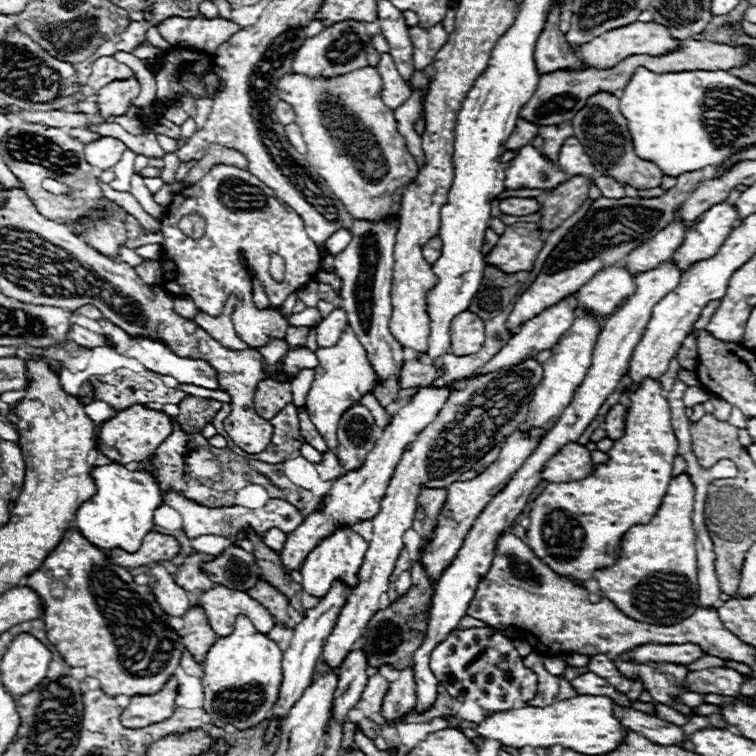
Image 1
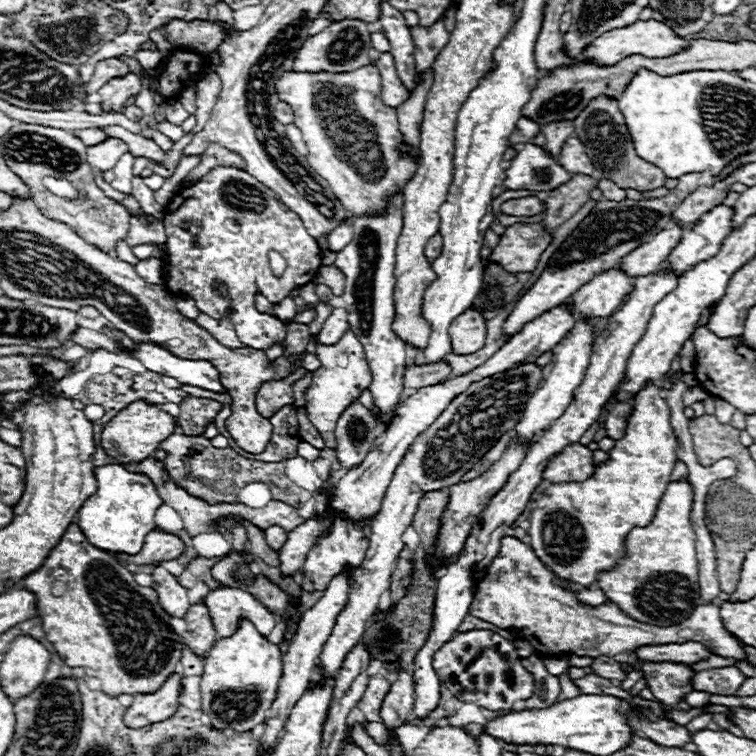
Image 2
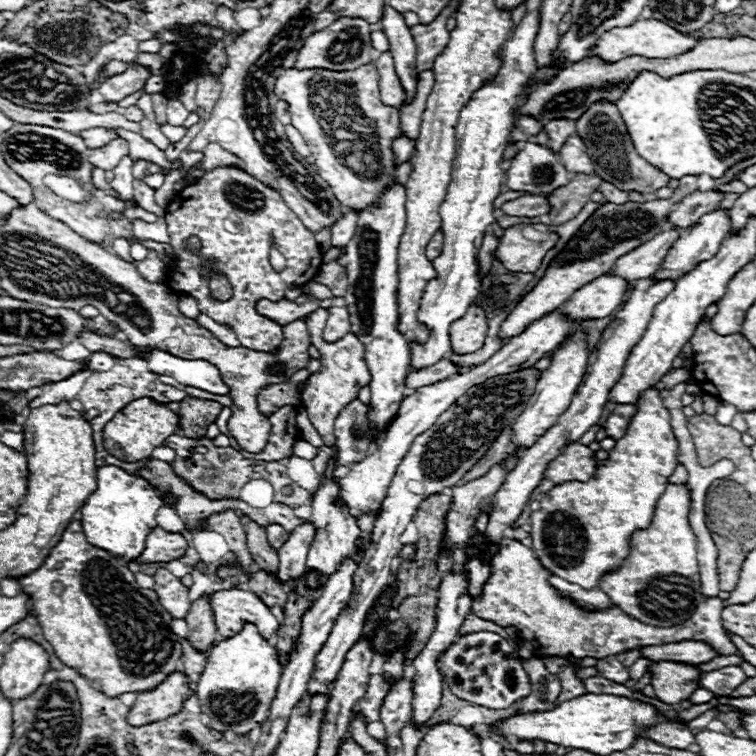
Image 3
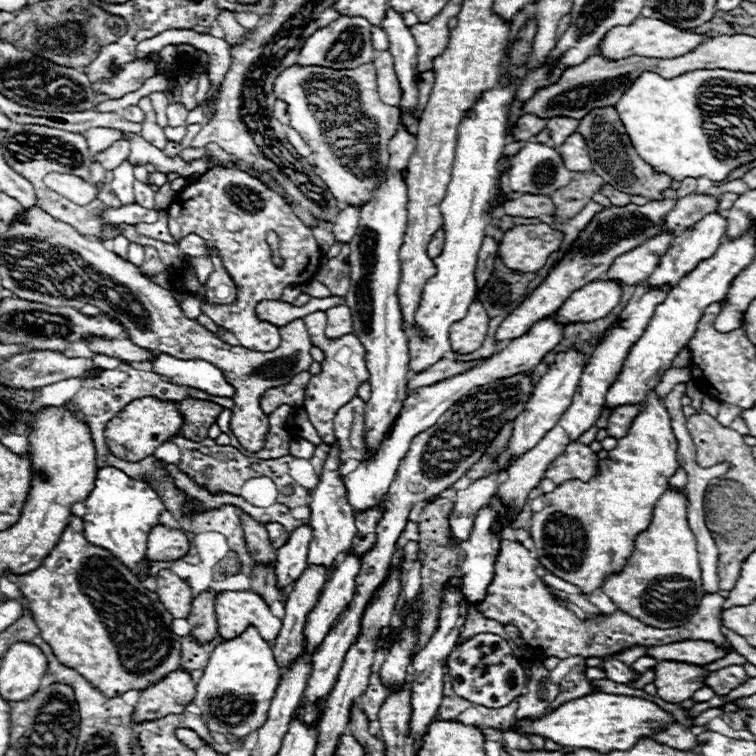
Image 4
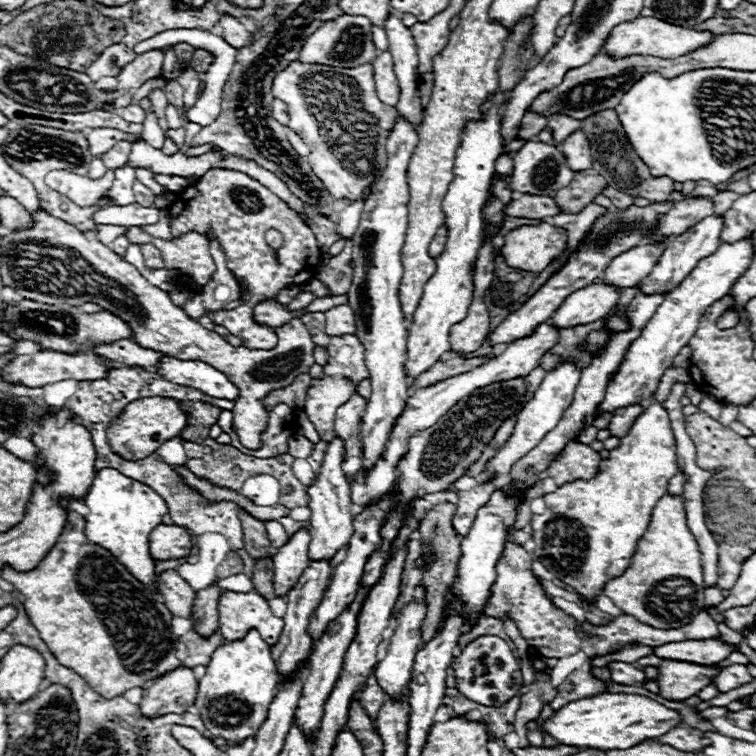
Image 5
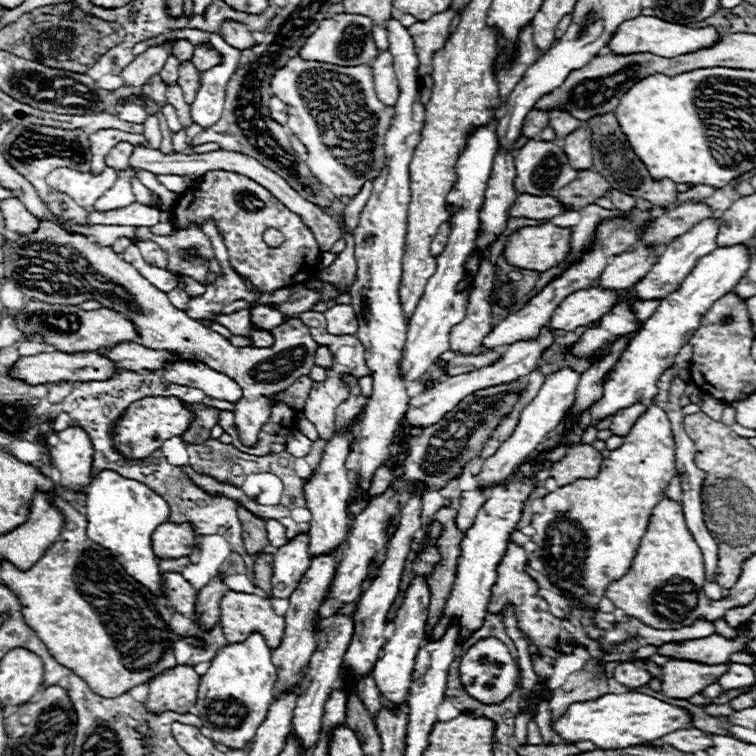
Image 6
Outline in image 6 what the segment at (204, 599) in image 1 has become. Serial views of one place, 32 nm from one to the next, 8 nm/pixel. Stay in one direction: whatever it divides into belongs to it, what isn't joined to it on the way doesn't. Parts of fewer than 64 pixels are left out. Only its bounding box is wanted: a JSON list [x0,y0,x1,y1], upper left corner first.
[220,590,286,648]

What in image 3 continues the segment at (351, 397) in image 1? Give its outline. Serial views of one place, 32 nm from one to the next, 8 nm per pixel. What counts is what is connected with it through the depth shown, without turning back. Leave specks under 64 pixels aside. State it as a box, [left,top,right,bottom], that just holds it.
[302,332,370,446]

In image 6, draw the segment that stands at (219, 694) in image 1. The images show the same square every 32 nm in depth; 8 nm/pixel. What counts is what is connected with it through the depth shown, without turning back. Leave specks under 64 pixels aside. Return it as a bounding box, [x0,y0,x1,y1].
[196,632,278,750]

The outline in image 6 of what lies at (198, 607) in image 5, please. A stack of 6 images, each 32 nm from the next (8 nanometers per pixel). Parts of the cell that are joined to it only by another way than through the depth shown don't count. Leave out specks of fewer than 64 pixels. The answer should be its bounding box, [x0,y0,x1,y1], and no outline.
[198,574,228,628]

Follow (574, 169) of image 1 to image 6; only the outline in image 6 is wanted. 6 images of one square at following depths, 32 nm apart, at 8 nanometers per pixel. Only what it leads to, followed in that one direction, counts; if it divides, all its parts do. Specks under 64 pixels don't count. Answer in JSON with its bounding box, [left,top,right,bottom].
[564,126,592,170]

